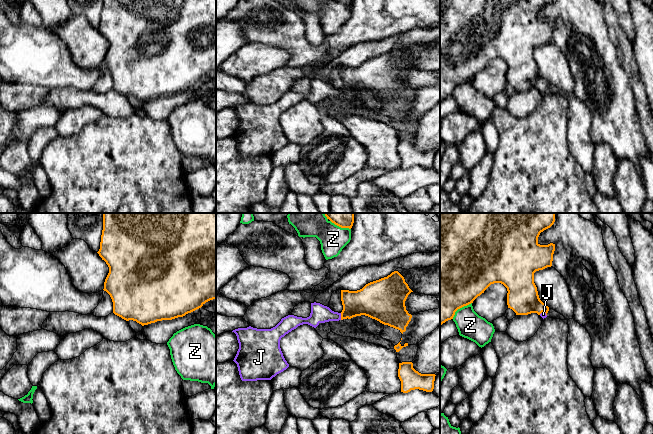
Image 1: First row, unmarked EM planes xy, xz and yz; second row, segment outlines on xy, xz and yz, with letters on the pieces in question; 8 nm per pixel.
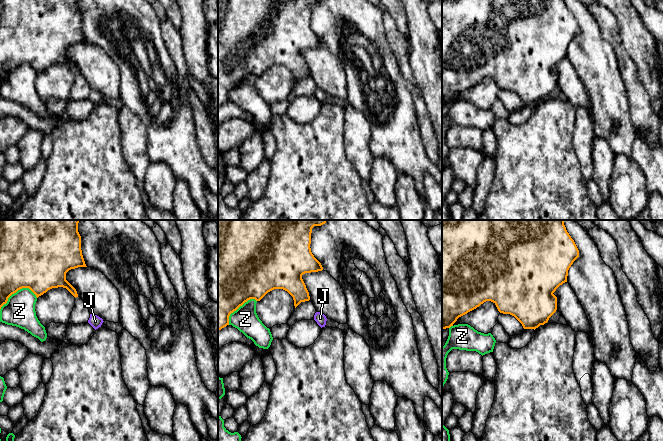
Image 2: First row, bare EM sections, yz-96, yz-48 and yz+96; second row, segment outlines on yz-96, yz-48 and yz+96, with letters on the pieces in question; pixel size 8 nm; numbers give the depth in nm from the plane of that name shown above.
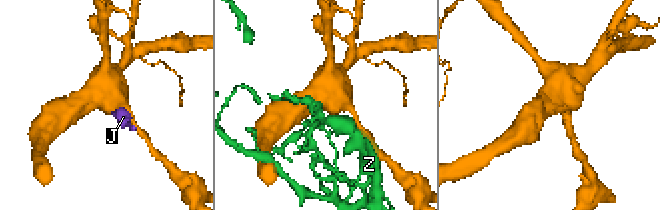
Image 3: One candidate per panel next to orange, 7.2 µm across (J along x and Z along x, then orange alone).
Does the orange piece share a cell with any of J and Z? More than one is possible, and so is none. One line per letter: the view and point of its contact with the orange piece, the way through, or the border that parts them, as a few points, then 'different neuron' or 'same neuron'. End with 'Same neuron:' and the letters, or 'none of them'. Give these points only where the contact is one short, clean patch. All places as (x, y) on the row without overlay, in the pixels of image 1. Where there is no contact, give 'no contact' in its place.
J: xz (341, 92) | across xz (368, 77), (356, 79), (341, 92), (319, 89) | same neuron
Z: yz (460, 83) | different neuron
Same neuron: J

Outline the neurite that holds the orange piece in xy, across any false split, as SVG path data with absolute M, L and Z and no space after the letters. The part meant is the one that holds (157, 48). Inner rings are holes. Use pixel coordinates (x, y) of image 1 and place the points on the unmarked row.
M103 0L100 25L97 29L109 43L103 66L112 75L113 89L126 97L133 96L144 102L157 97L172 96L216 75L216 0Z

